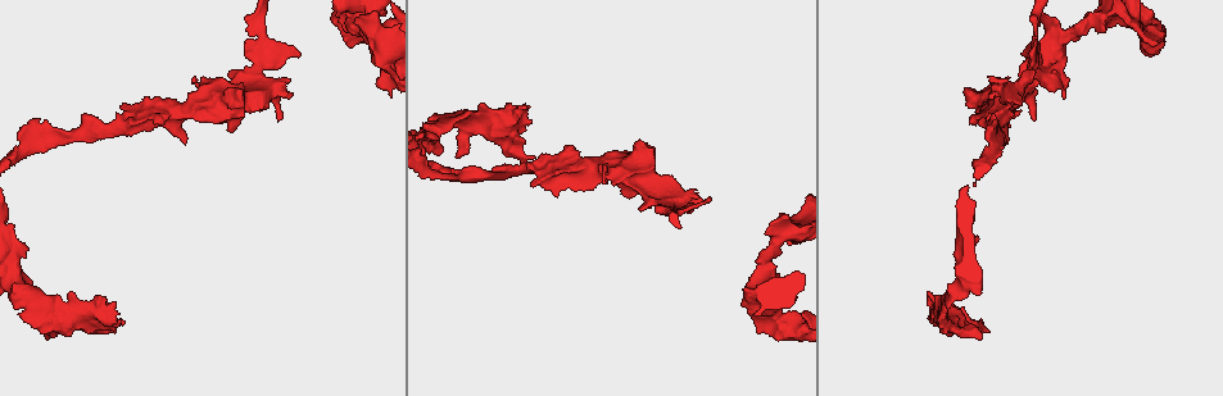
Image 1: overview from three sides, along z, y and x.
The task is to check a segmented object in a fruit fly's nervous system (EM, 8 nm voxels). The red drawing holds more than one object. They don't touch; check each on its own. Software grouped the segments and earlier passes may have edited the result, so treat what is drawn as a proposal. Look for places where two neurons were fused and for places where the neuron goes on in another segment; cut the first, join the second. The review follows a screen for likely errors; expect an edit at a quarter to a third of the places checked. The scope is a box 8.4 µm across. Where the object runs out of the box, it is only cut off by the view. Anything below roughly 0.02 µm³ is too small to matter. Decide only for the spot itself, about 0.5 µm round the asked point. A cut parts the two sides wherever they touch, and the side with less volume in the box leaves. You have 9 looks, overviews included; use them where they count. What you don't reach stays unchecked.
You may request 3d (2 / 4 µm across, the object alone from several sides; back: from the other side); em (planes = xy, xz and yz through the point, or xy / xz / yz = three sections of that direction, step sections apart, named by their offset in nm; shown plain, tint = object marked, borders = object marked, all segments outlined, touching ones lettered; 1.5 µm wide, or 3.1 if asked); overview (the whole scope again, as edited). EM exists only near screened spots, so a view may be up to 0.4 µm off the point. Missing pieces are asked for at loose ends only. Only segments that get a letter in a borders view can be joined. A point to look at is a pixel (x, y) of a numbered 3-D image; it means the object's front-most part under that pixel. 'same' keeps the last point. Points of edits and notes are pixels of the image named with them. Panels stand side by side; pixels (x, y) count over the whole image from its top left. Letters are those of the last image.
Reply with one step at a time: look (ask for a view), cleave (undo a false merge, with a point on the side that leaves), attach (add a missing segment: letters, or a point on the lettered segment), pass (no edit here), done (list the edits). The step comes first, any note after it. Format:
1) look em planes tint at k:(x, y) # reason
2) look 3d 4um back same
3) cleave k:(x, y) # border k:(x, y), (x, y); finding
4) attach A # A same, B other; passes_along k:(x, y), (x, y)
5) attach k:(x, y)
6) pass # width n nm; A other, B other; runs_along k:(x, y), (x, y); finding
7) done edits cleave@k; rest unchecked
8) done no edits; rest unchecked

look em yz step 8 tint at 1:(260, 28) # calibre changes

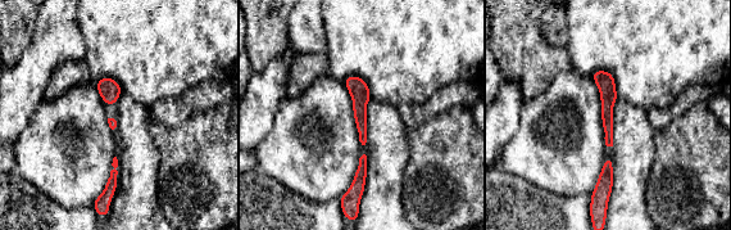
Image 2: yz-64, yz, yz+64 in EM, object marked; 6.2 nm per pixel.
look em yz step 8 borders same # what lies round it

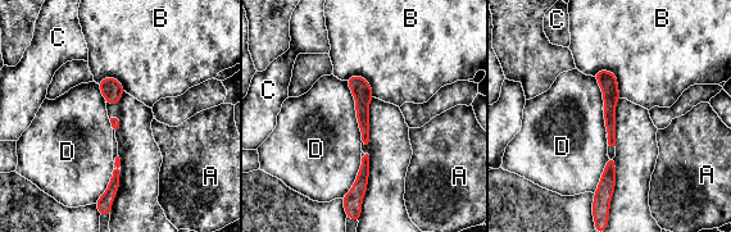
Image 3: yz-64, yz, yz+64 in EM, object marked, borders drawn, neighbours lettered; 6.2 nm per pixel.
pass # A other, B other, C other, D other; runs_along 3:(600, 73), (609, 85), (612, 142); one neuron here

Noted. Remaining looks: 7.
look em planes tint at 1:(1141, 31) # narrows sharply

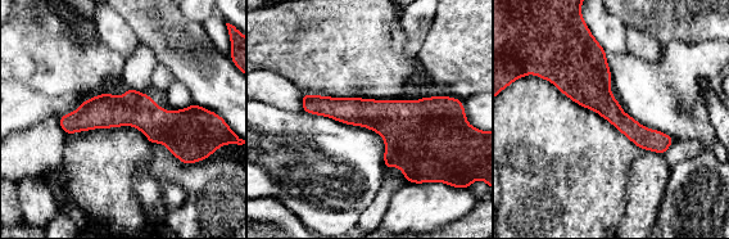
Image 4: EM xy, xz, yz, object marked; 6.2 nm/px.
look em planes borders same # what lies round it

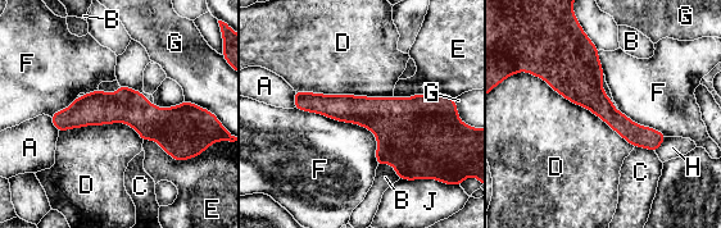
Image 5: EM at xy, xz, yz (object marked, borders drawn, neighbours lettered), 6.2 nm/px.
pass # width 160 nm; A other, B other, C other, D other, E other, F other, G other, H other, J other; border 5:(527, 72), (585, 106), (634, 146); all the same neuron

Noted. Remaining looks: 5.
look em xz step 8 tint at 1:(35, 119) # tapers out

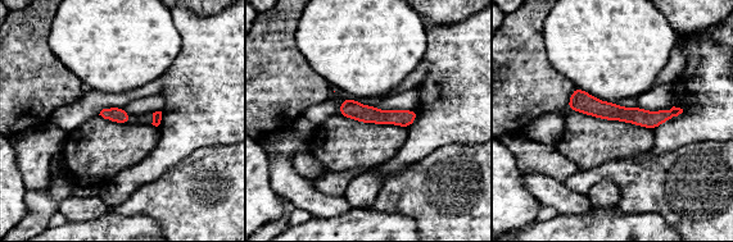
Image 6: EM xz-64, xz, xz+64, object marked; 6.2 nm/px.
look em planes tint same # cut it another way

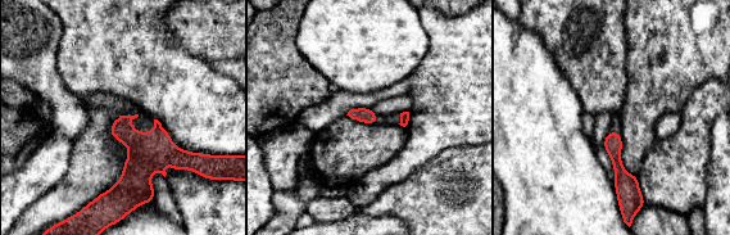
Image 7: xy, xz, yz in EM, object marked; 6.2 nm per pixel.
look em planes borders same # see the neighbours

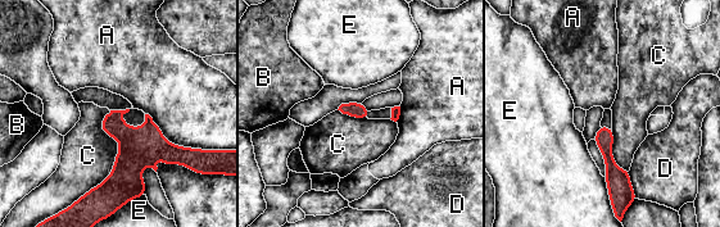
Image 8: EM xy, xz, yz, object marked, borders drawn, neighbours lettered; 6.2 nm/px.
pass # A other, B other, C other, D other, E other; runs_along 8:(602, 128), (608, 162), (628, 185); no lettered segment goes on from it

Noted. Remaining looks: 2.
look em yz step 4 borders at 1:(935, 299) # branch stops here

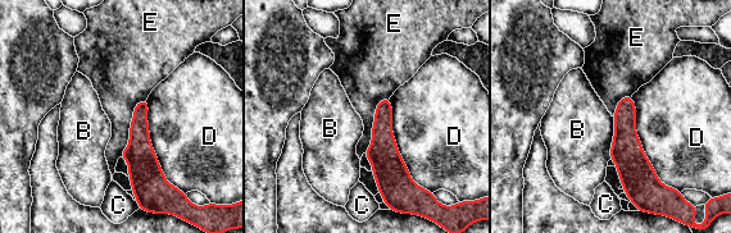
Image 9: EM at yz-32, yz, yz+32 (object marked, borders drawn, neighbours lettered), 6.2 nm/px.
look em planes borders same

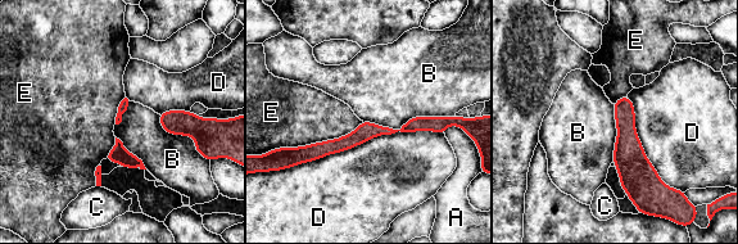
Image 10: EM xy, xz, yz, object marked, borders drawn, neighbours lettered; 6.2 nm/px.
pass # A other, B other, C other, D other, E other; runs_along 10:(444, 120), (365, 131), (299, 152); no lettered segment goes on from it

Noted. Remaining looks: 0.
done no edits; rest unchecked

